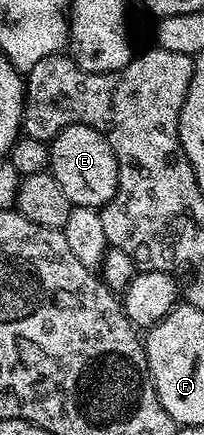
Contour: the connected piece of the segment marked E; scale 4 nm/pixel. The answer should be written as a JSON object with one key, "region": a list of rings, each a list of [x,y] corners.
{"region":[[[70,125],[50,141],[48,165],[52,176],[62,185],[62,193],[78,207],[101,208],[116,196],[120,188],[120,166],[110,141],[90,125]]]}

